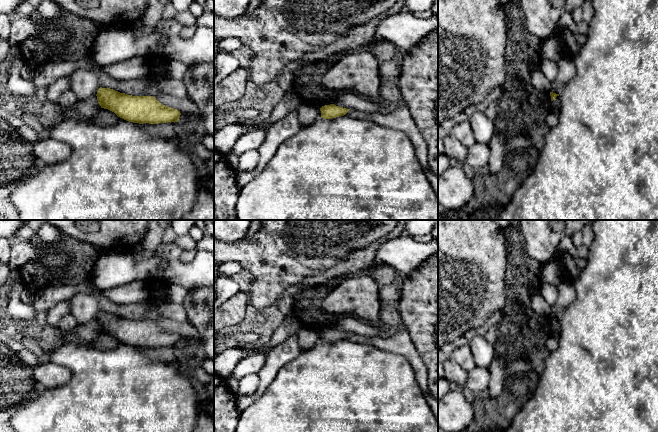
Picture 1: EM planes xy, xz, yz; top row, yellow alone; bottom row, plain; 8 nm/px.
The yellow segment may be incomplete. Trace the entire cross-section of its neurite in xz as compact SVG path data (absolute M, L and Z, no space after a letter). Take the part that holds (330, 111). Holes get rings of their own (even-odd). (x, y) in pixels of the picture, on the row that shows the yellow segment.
M334 104L325 105L320 108L321 118L332 119L339 116L344 116L350 109L336 106Z

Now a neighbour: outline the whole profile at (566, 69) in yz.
M564 58L558 63L558 74L556 80L551 83L550 92L559 94L566 83L576 75L574 61L571 58Z

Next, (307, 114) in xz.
M305 104L297 109L299 122L302 128L310 126L321 118L320 107Z

